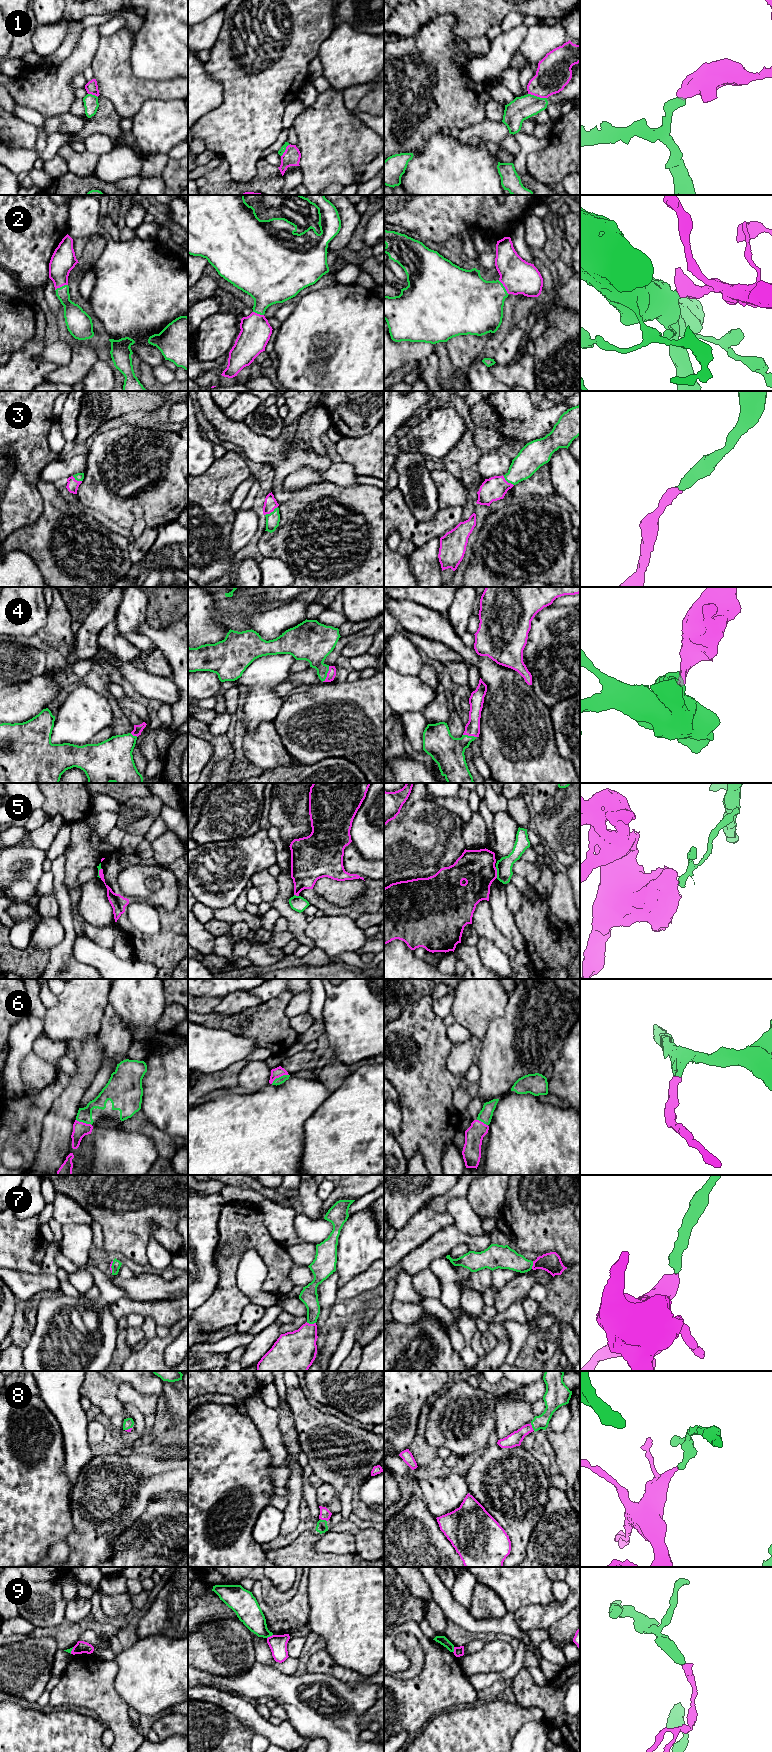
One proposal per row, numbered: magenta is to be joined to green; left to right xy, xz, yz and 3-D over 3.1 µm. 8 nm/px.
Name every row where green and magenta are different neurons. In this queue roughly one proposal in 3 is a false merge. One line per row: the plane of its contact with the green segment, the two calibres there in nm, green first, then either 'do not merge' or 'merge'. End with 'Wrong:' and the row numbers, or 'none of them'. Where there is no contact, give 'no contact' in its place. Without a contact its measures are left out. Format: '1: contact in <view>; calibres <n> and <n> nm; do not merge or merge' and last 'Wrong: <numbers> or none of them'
1: contact in yz; calibres 190 and 280 nm; do not merge
2: contact in yz; calibres 400 and 280 nm; merge
3: contact in xz; calibres 110 and 100 nm; merge
4: contact in xz; calibres 260 and 70 nm; merge
5: contact in yz; calibres 130 and 280 nm; do not merge
6: contact in xz; calibres 60 and 80 nm; merge
7: contact in xz; calibres 140 and 320 nm; merge
8: contact in yz; calibres 120 and 110 nm; merge
9: contact in xz; calibres 190 and 140 nm; do not merge
Wrong: 1, 5, 9

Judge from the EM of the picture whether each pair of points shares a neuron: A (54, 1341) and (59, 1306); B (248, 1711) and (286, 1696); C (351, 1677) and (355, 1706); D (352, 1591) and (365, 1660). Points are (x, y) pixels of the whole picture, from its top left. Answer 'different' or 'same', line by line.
A: same
B: different
C: different
D: same

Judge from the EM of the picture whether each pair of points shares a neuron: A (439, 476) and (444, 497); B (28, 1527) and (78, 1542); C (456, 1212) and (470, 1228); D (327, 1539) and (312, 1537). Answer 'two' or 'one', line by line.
A: one
B: two
C: one
D: two

